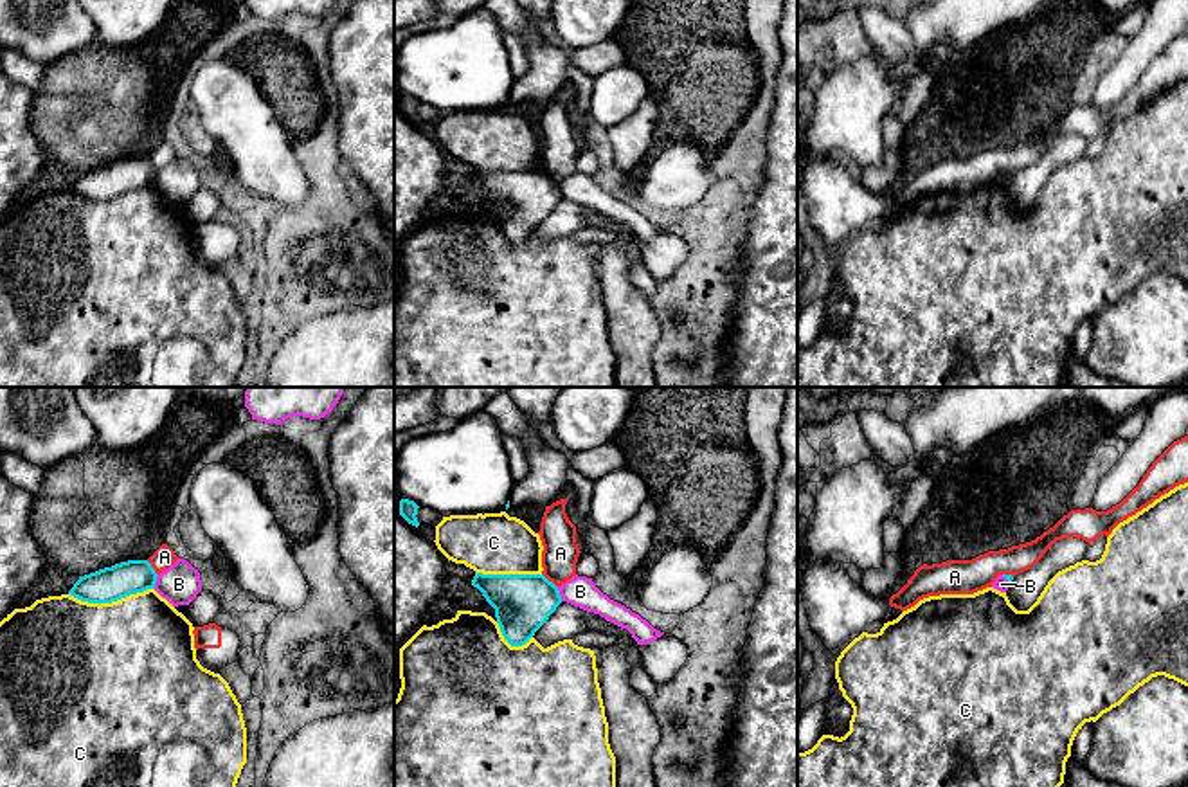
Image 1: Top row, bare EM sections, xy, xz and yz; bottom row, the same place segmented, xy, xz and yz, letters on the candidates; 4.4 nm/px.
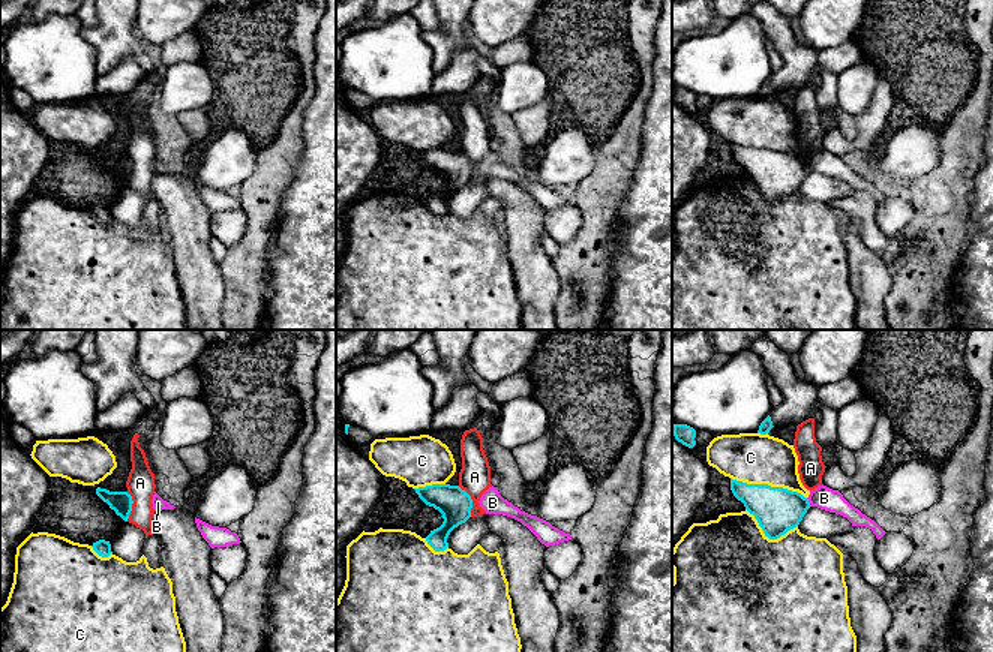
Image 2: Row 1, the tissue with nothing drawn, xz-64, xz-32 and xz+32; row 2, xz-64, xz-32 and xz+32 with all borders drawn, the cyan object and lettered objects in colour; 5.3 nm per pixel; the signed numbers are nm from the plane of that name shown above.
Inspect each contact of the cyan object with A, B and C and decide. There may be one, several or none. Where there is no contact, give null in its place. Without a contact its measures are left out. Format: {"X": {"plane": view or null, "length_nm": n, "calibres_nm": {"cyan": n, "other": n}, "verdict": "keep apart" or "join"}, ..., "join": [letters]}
{"A": {"plane": "xz", "length_nm": 100, "calibres_nm": {"cyan": 260, "other": 160}, "verdict": "keep apart"}, "B": {"plane": "xy", "length_nm": 70, "calibres_nm": {"cyan": 160, "other": 180}, "verdict": "keep apart"}, "C": {"plane": "xy", "length_nm": 380, "calibres_nm": {"cyan": 160, "other": 500}, "verdict": "keep apart"}, "join": []}

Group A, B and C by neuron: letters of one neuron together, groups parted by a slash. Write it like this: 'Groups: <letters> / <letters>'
Groups: A / B / C

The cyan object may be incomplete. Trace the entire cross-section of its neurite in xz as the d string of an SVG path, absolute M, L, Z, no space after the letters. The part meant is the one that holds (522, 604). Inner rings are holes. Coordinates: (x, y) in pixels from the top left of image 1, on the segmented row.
M482 574L472 585L495 609L504 639L526 645L562 603L558 587L544 574Z

